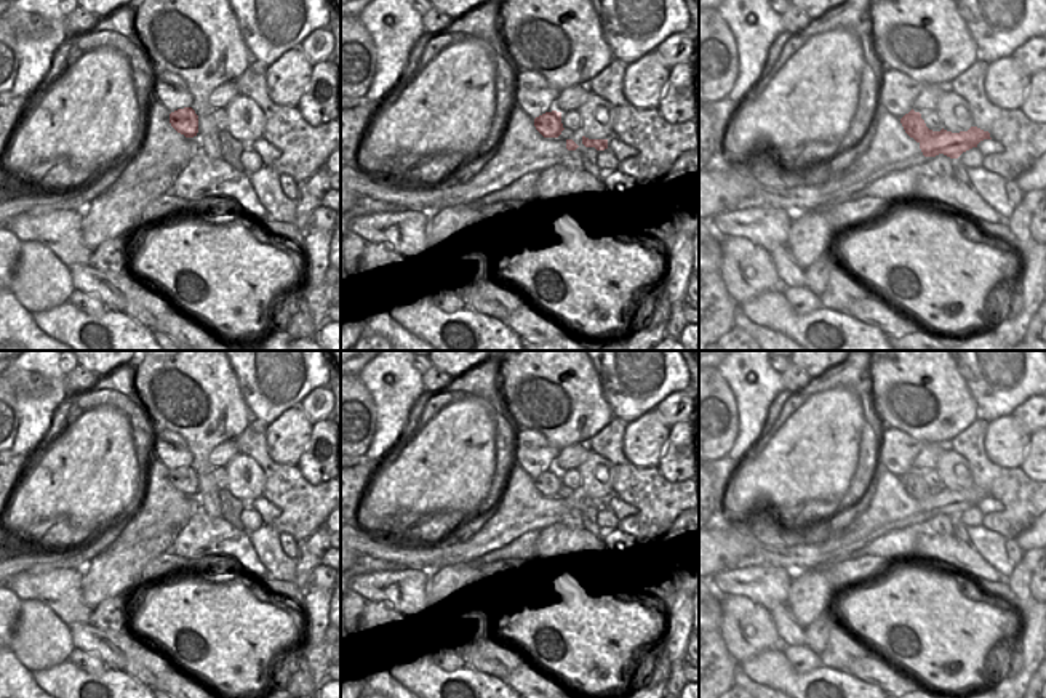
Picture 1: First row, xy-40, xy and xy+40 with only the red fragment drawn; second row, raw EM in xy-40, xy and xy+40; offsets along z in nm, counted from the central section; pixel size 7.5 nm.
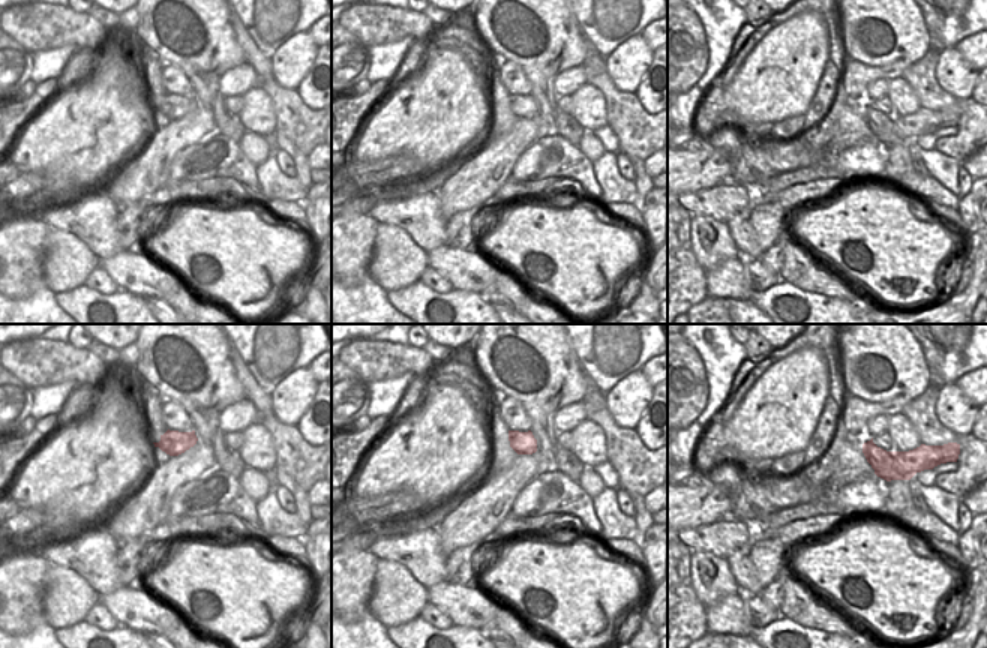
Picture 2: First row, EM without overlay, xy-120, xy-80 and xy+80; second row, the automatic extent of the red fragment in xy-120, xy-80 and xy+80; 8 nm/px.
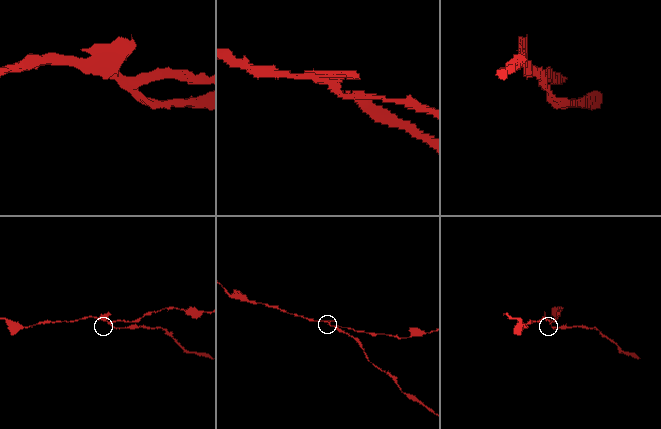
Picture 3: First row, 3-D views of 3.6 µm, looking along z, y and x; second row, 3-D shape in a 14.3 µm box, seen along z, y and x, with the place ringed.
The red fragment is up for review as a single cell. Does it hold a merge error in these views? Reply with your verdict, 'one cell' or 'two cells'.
two cells

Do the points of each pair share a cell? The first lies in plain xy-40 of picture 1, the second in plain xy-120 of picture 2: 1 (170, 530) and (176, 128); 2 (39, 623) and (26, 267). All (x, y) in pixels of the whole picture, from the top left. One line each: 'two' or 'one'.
1: two
2: two

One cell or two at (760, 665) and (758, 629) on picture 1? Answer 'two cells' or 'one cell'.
two cells

